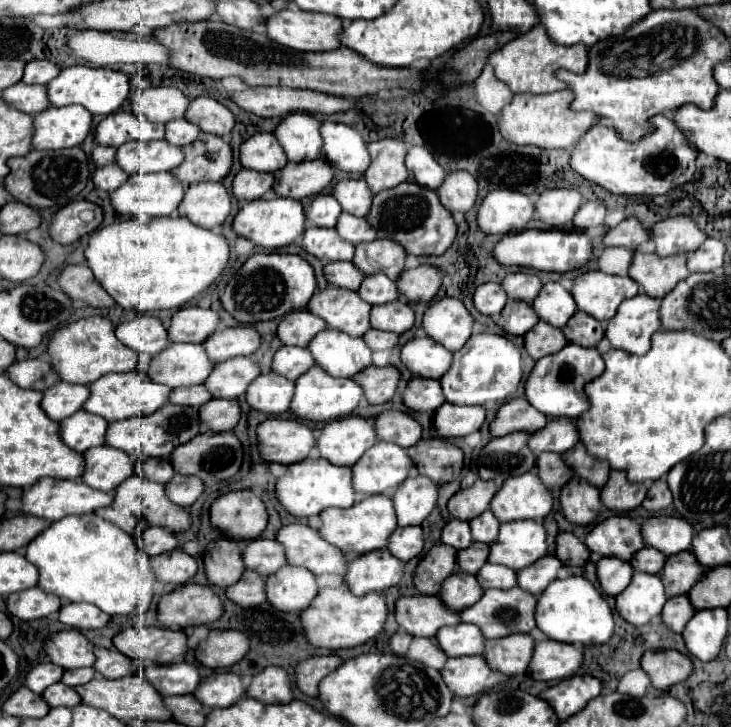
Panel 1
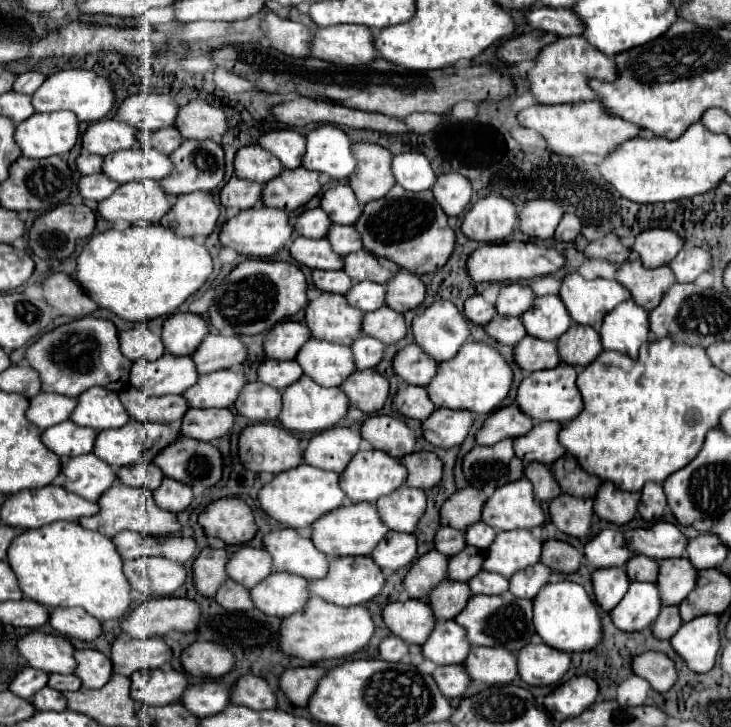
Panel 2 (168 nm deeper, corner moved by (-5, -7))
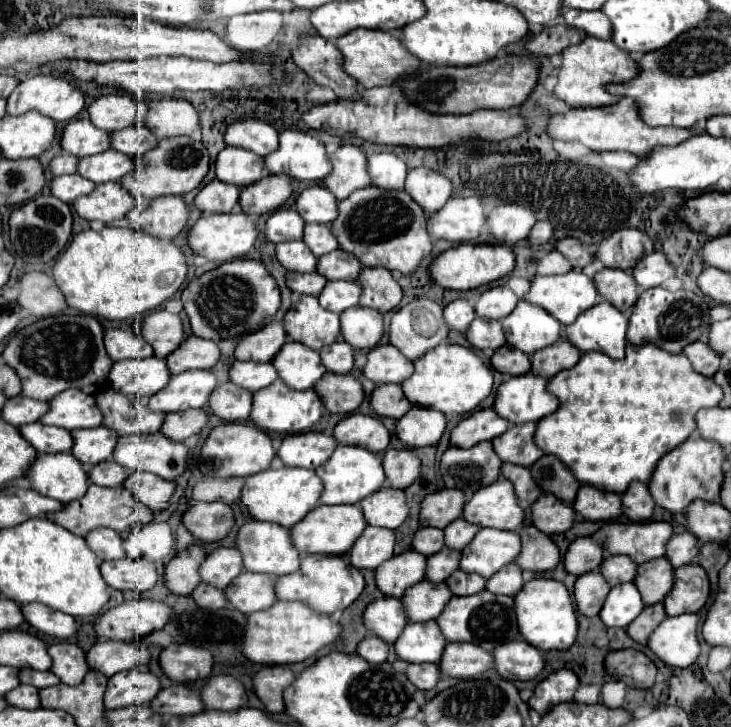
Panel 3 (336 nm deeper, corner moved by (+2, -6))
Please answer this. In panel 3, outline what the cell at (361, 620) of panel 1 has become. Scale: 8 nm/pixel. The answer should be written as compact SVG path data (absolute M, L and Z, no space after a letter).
M277 602L273 608L253 612L247 618L243 654L259 664L295 664L315 656L321 648L333 644L343 632L343 626L329 614L313 612L309 604Z

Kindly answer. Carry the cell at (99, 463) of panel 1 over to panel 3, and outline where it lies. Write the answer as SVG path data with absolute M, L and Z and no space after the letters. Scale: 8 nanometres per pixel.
M71 452L37 458L31 464L27 478L31 480L33 490L43 496L61 500L63 504L85 496L89 488L89 474L83 464L77 462L75 456L71 456Z

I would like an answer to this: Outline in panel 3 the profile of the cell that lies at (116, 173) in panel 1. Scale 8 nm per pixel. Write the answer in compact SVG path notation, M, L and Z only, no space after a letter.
M69 174L69 176L57 176L51 180L51 194L61 198L63 202L71 204L79 196L87 196L93 192L95 184L91 180L85 180L83 176Z

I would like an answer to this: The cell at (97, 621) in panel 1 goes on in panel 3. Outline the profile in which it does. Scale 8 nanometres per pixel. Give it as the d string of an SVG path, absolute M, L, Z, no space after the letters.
M25 604L21 606L25 620L39 632L55 638L71 638L77 634L77 622L73 616L45 608L45 604Z

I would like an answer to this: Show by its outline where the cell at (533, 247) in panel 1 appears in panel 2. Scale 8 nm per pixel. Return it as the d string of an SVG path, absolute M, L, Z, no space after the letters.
M506 241L506 243L488 243L480 245L474 253L470 253L466 261L468 275L476 281L488 281L488 283L504 283L504 281L522 281L522 279L534 279L542 275L556 273L564 265L564 255L558 249L540 249L534 243L522 243L522 241Z

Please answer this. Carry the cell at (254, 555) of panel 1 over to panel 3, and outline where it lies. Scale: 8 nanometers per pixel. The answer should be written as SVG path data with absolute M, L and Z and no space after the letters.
M217 548L203 562L201 578L203 582L225 590L243 570L241 552L237 552L237 548Z

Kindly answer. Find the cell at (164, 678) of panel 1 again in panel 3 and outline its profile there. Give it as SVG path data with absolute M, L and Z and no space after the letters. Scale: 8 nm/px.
M139 668L131 672L119 672L109 678L105 692L105 706L109 710L133 706L133 704L147 706L159 694L159 690L161 690L161 682L151 672L143 672Z

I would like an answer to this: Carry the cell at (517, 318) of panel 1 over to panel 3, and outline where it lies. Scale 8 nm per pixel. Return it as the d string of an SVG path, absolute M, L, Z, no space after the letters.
M475 318L467 330L467 340L471 342L473 348L497 350L497 348L505 346L505 332L501 328L501 322L497 322L497 320Z

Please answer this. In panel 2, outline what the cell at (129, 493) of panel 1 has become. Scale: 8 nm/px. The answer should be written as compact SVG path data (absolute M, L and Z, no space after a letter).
M116 483L98 499L98 505L100 505L98 515L80 517L78 523L84 529L98 531L98 533L102 533L106 537L114 537L118 531L124 531L124 529L142 531L142 533L148 533L148 535L154 535L154 537L172 535L172 533L176 533L180 529L180 525L176 521L176 515L172 515L170 511L164 511L164 509L158 509L158 505L152 501L152 495L150 495L148 489L128 487L128 485Z

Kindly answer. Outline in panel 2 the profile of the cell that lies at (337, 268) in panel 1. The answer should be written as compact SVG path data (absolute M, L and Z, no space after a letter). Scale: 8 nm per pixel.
M312 271L312 281L318 289L340 295L352 287L352 281L344 271Z

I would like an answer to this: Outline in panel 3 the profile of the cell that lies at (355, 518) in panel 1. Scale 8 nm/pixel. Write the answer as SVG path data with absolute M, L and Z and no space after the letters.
M345 504L345 506L317 506L313 512L309 512L305 516L305 520L301 520L301 524L295 524L295 528L291 530L293 536L293 544L297 546L297 550L301 554L333 554L333 556L341 556L347 554L349 548L353 548L353 544L357 542L357 538L361 536L361 532L367 528L365 524L365 516L361 512L361 508L357 504Z

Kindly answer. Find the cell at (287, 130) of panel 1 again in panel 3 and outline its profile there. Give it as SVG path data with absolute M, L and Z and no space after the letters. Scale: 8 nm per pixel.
M237 120L229 124L225 134L225 142L229 146L239 146L259 156L267 156L269 152L275 152L277 140L279 140L279 132L263 120Z

